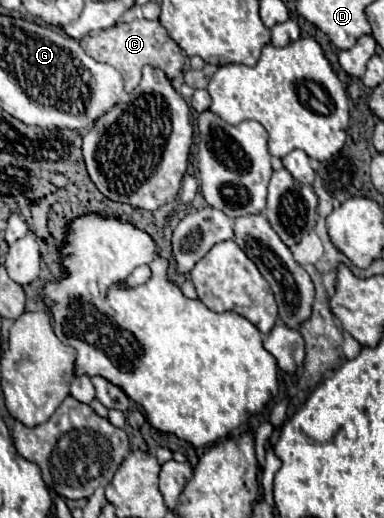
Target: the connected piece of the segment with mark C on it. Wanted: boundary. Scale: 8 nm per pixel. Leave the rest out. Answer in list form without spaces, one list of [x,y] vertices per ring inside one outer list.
[[[137,18],[133,22],[117,24],[113,28],[101,30],[99,34],[95,34],[87,40],[85,52],[99,62],[107,62],[107,64],[115,66],[125,78],[127,92],[133,92],[139,86],[141,68],[147,64],[163,70],[165,76],[169,76],[169,80],[177,78],[183,72],[183,64],[185,64],[185,56],[183,56],[181,48],[177,44],[173,44],[173,40],[169,40],[169,36],[165,36],[165,28],[161,28],[161,22],[145,20],[145,18]]]

